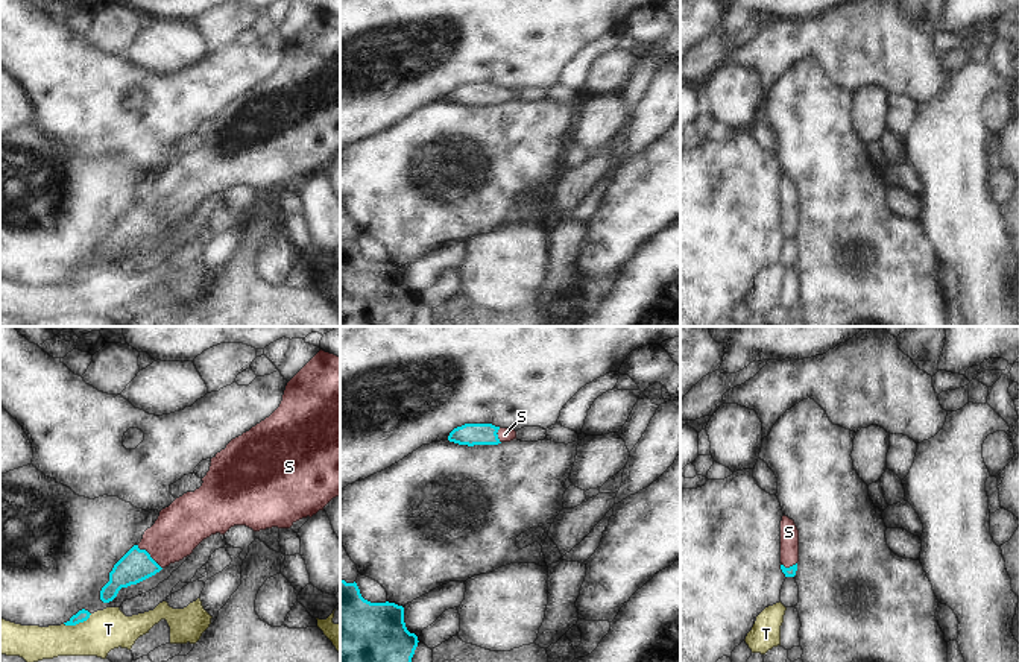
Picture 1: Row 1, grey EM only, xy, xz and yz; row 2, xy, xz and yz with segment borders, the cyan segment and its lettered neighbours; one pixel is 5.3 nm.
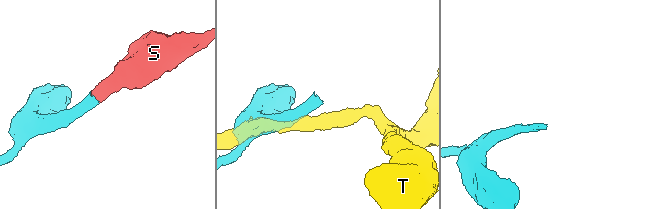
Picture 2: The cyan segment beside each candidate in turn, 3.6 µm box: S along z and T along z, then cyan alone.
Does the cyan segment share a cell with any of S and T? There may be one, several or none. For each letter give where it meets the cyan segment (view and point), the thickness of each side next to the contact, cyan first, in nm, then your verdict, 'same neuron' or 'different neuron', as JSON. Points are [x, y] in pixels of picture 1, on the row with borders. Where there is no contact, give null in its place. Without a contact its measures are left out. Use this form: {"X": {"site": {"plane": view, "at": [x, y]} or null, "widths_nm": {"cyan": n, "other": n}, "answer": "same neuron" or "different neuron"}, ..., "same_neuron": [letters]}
{"S": {"site": {"plane": "xy", "at": [149, 556]}, "widths_nm": {"cyan": 170, "other": 260}, "answer": "same neuron"}, "T": {"site": {"plane": "xy", "at": [78, 623]}, "widths_nm": {"cyan": 70, "other": 220}, "answer": "different neuron"}, "same_neuron": ["S"]}

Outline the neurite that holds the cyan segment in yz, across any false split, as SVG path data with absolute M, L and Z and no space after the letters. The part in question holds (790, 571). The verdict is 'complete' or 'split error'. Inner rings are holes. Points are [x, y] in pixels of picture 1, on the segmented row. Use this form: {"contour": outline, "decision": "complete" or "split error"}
{"contour": "M782 516L781 521L781 569L785 577L794 577L799 562L799 530L793 519Z", "decision": "split error"}

